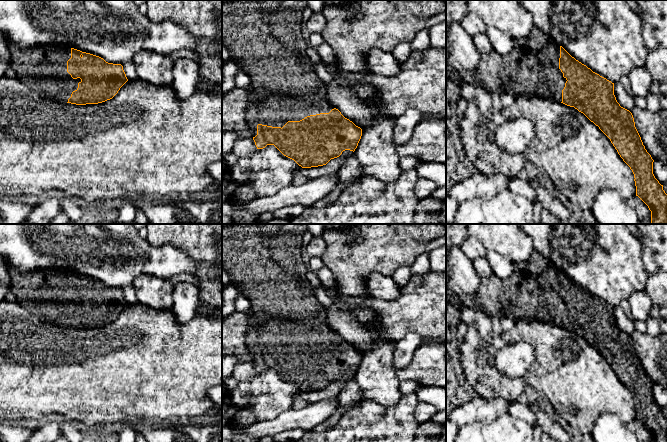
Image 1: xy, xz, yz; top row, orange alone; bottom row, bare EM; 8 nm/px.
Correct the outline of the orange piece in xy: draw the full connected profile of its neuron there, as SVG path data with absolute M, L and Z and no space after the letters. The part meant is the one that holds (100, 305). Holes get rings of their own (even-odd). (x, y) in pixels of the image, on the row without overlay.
M11 269L9 274L11 278L10 291L16 296L17 302L30 314L56 326L76 329L102 327L112 323L128 305L121 288L108 287L99 280L71 271L43 269L23 274L16 269Z

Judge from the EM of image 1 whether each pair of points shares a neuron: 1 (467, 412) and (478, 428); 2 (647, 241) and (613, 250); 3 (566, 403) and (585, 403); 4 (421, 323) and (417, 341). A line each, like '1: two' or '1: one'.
1: two
2: two
3: one
4: two

